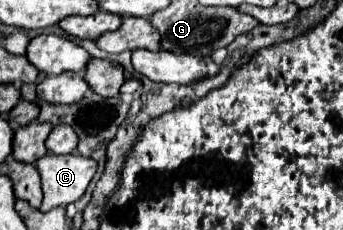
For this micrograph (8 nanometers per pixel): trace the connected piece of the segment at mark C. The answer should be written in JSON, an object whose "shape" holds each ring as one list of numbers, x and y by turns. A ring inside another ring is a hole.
{"shape":[[77,152,67,156,47,154,37,160,37,170,41,174,45,194,39,210,49,212,57,206,67,206,83,196,97,172,97,162,87,156,79,156]]}

